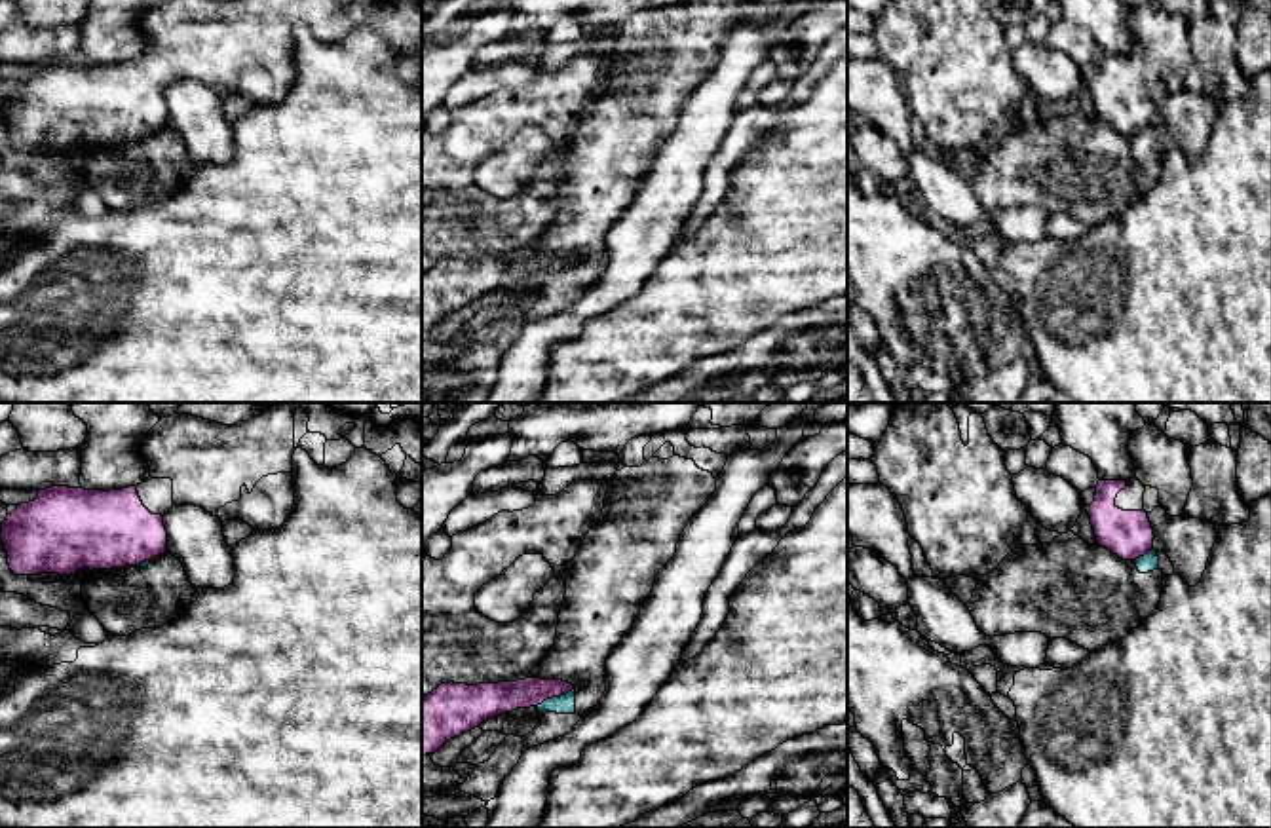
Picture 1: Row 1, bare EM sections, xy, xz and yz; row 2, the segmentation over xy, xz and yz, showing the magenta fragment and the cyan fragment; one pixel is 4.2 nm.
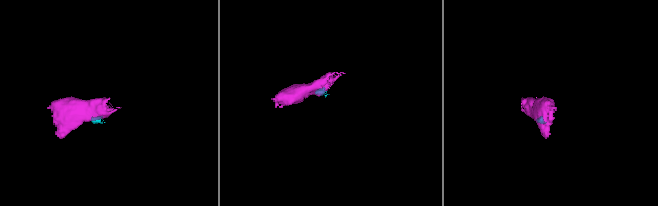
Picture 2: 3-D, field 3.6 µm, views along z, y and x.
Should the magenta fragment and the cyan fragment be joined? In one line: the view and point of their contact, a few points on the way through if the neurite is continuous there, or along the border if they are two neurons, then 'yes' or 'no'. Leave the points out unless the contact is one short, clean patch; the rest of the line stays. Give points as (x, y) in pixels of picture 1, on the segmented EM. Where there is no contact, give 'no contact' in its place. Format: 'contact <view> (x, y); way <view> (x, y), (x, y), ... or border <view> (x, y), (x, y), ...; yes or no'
contact xz (553, 696); border xz (572, 688), (544, 699), (536, 707); no

